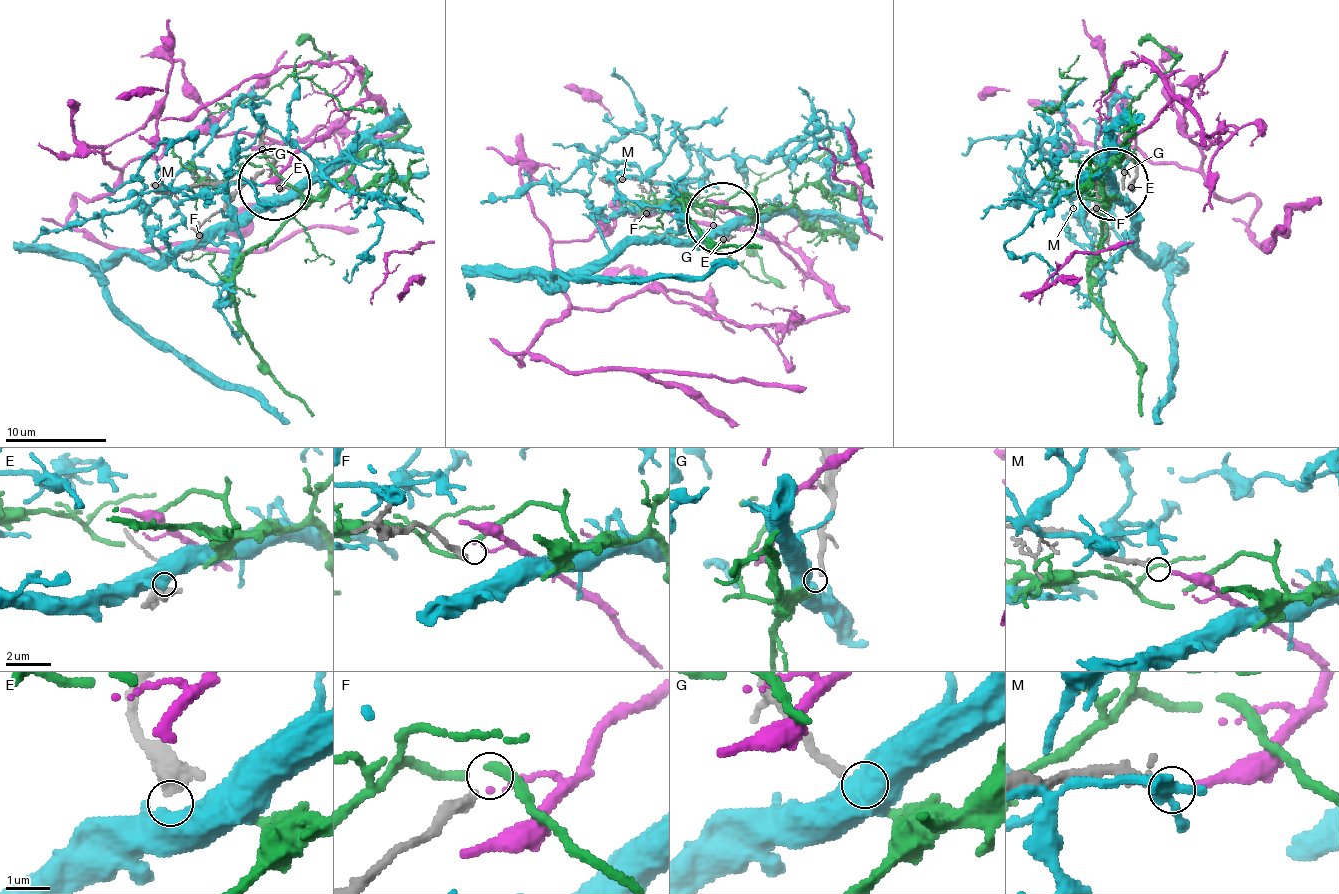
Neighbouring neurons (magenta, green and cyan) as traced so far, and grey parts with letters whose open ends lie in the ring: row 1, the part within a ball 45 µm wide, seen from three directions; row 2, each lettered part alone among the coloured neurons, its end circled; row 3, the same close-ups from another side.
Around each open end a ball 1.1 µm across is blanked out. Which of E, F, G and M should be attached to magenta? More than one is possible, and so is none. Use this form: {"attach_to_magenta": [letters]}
{"attach_to_magenta": ["M"]}

